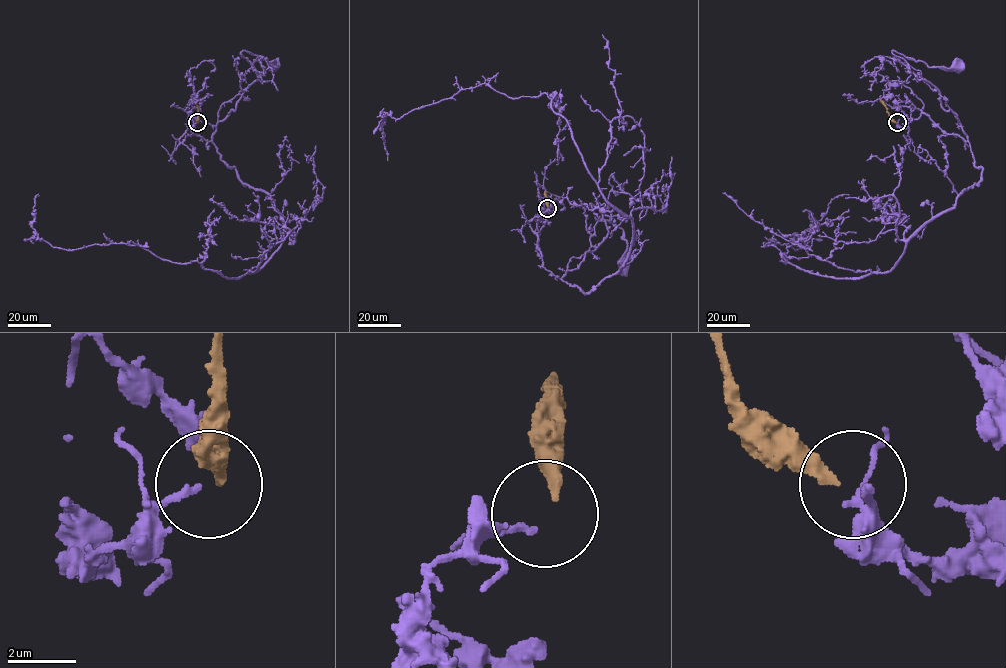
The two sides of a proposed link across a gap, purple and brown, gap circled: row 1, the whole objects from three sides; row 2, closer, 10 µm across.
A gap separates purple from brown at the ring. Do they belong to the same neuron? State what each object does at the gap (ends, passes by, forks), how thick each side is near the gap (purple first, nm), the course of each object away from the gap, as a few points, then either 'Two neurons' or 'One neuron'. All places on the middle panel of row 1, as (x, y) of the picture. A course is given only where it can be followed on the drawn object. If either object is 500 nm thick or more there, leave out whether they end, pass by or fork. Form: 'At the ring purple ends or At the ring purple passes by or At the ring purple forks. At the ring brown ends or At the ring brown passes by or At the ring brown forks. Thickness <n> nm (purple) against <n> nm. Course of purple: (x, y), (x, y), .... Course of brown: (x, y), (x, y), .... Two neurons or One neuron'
At the ring purple ends. At the ring brown ends. Thickness 200 nm (purple) against 280 nm. Course of purple: (546, 209), (537, 223), (546, 269), (560, 279), (589, 249), (601, 220), (590, 204), (623, 230), (622, 269). Course of brown: (547, 207), (544, 192). Two neurons

